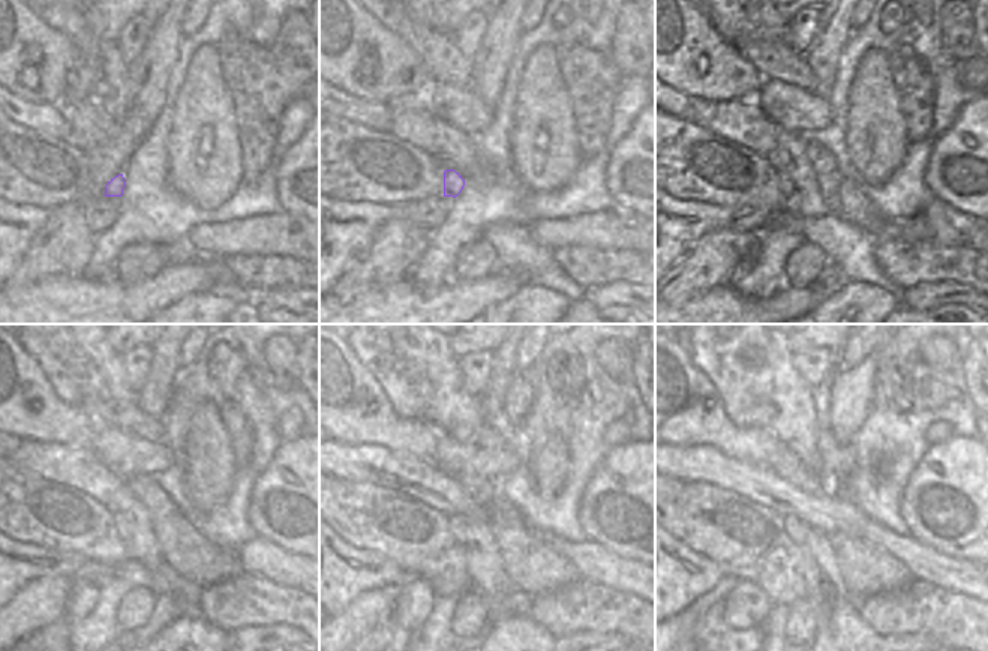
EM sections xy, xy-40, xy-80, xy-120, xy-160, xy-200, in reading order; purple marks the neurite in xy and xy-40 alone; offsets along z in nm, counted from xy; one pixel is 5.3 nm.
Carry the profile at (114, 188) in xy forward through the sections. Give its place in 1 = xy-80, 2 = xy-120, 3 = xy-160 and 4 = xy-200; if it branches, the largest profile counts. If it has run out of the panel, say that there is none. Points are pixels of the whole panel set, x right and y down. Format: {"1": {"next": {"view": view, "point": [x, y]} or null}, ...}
{"1": {"next": {"view": "xy-80", "point": [786, 185]}}, "2": {"next": {"view": "xy-120", "point": [123, 527]}}, "3": {"next": {"view": "xy-160", "point": [459, 525]}}, "4": {"next": {"view": "xy-200", "point": [796, 530]}}}

